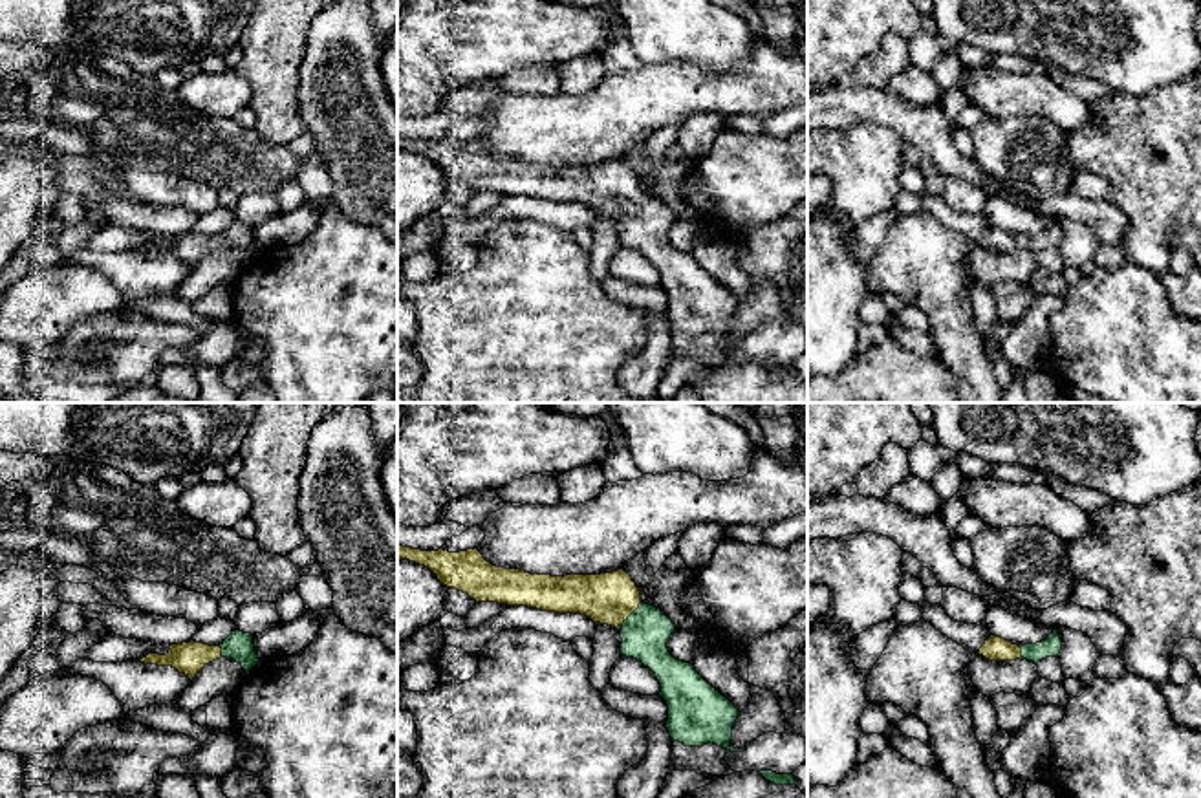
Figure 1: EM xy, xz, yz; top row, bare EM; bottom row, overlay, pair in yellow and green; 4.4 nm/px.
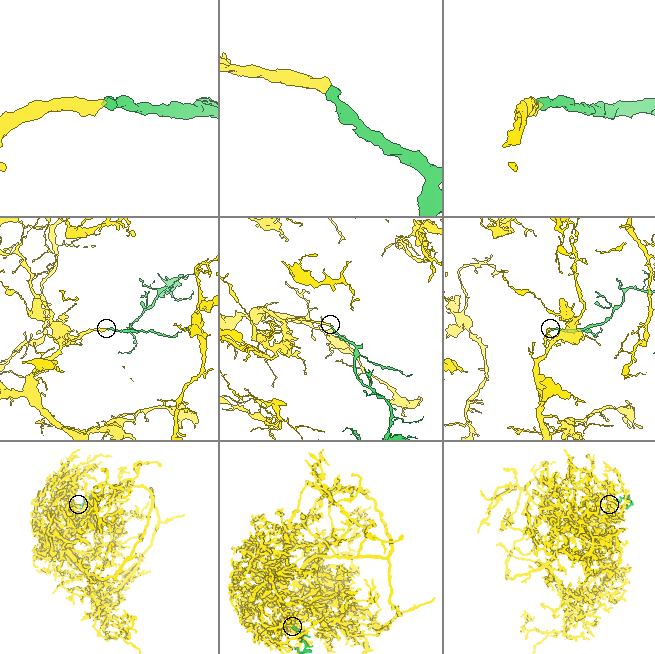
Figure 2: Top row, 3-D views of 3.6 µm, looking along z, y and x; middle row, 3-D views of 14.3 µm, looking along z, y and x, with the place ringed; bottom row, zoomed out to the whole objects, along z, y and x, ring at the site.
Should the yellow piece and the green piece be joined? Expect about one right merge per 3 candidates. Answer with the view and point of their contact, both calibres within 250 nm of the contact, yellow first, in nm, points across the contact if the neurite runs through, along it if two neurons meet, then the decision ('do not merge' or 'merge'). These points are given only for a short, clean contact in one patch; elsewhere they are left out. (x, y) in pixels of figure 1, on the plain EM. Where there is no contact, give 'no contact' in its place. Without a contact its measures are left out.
xz (630, 204) | 220/200 nm | across xz (610, 189), (616, 189), (630, 204), (645, 218), (645, 224) | merge

